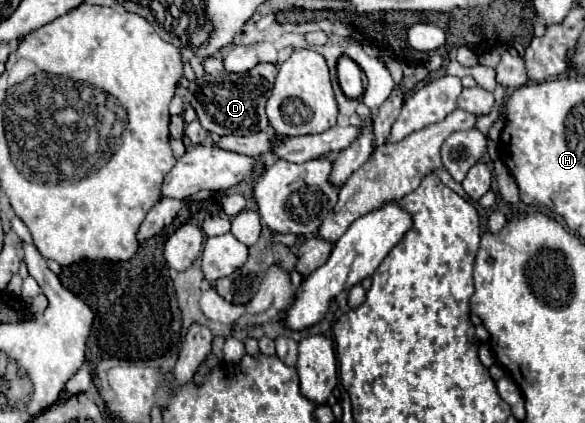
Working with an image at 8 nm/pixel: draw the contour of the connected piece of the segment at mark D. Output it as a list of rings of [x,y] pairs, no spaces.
[[[258,64],[248,72],[242,74],[220,74],[210,76],[206,74],[194,90],[196,102],[192,104],[200,124],[218,136],[236,134],[236,136],[248,136],[264,130],[268,126],[268,118],[264,114],[266,100],[272,92],[274,78],[276,78],[276,66],[274,64]]]

